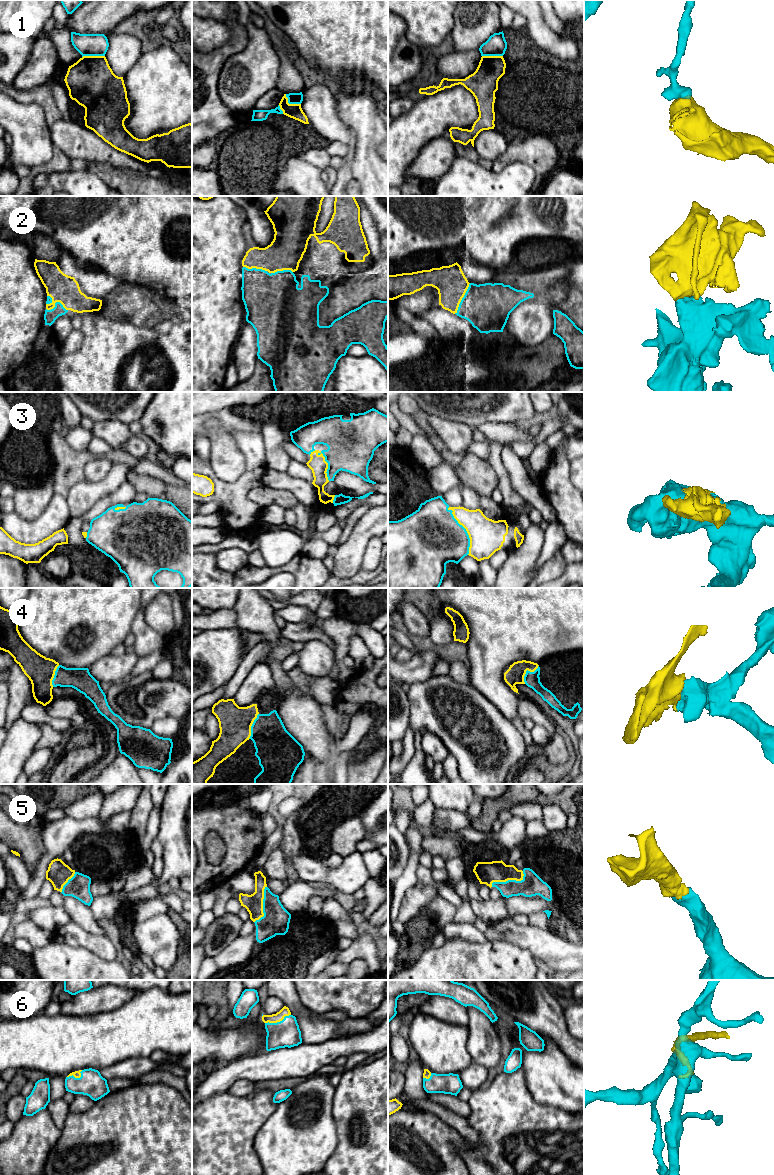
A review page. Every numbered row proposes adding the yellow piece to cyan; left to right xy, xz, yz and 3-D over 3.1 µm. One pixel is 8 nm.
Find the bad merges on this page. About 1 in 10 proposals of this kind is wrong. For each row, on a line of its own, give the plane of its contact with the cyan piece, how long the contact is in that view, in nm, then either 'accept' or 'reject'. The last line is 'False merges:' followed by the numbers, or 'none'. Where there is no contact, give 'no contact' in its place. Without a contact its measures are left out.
1: contact in xy; length 180 nm; reject
2: contact in yz; length 280 nm; accept
3: contact in yz; length 420 nm; accept
4: contact in yz; length 190 nm; accept
5: contact in yz; length 300 nm; accept
6: contact in xz; length 220 nm; accept
False merges: 1

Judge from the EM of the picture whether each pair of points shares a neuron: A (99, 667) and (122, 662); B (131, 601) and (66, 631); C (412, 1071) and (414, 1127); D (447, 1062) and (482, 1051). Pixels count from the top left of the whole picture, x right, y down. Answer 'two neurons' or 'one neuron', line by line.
A: one neuron
B: one neuron
C: two neurons
D: two neurons

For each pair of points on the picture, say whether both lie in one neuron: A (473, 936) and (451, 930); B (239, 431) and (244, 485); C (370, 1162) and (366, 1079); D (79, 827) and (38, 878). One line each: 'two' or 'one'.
A: one
B: one
C: one
D: one

